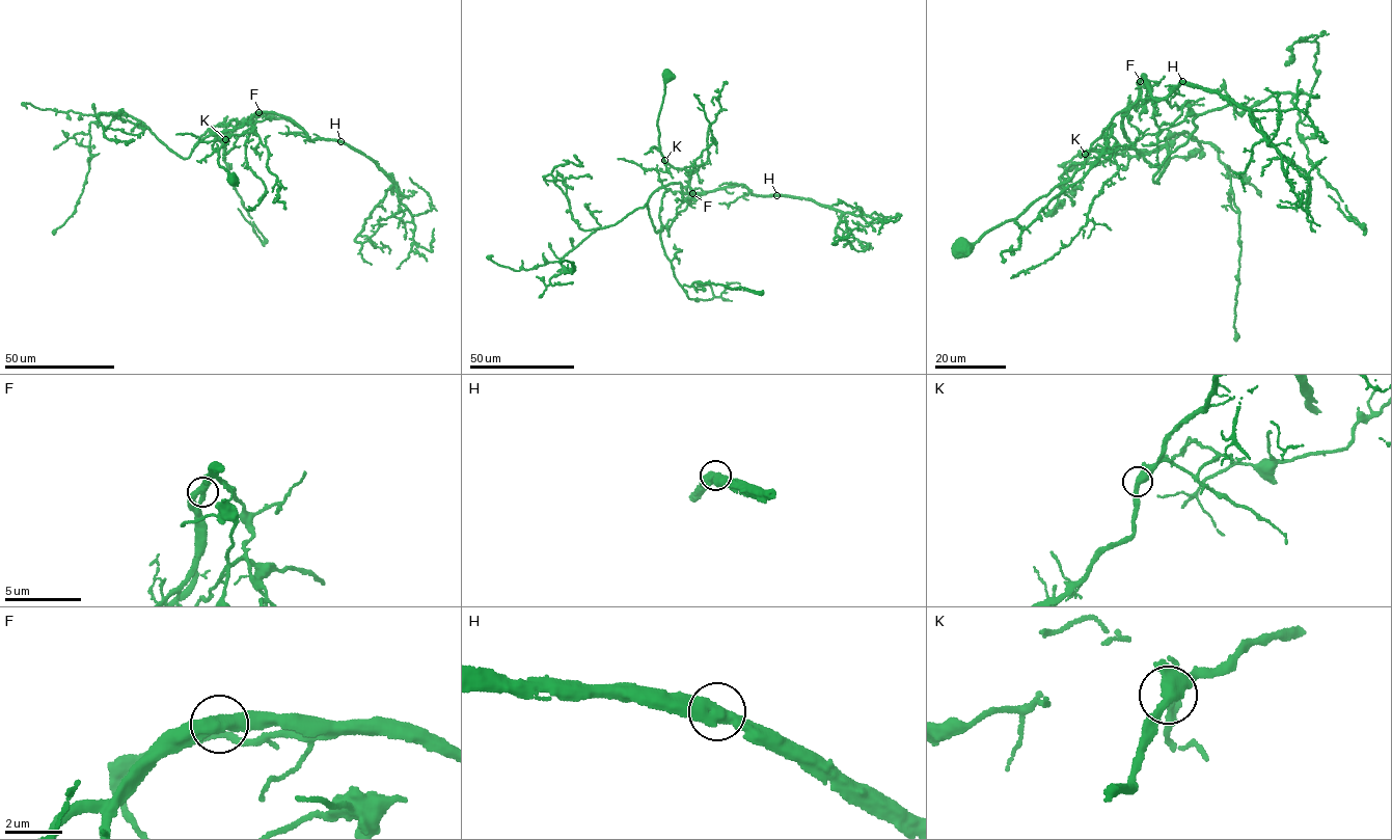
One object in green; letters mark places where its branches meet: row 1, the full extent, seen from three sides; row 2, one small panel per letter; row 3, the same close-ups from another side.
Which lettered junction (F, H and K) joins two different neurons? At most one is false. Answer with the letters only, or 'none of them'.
none of them

